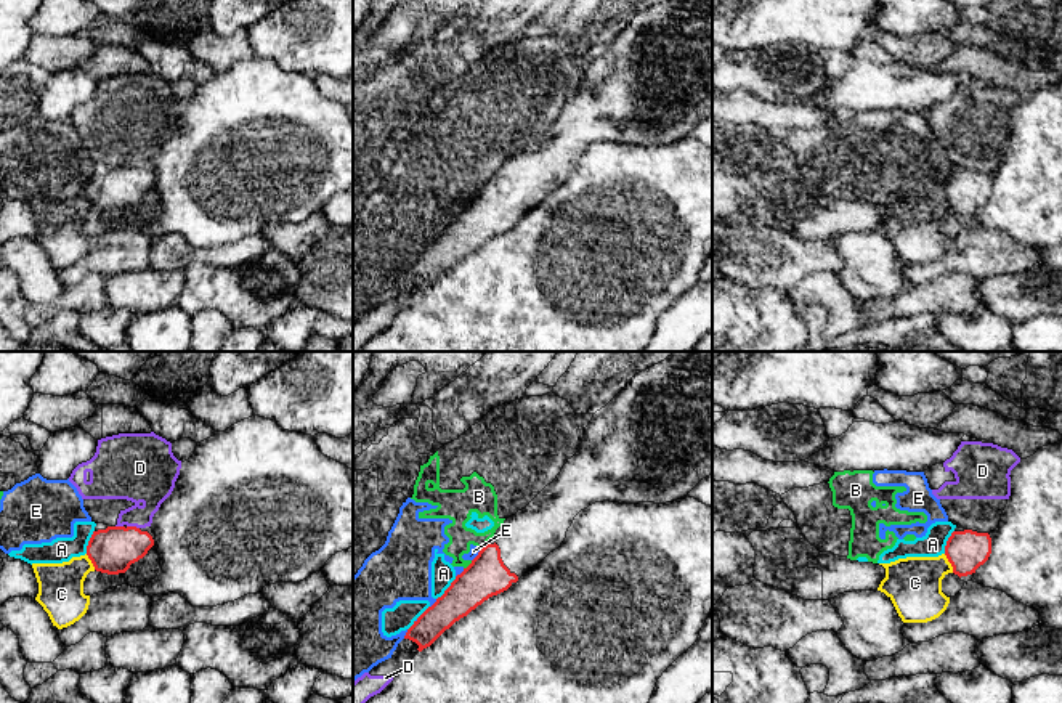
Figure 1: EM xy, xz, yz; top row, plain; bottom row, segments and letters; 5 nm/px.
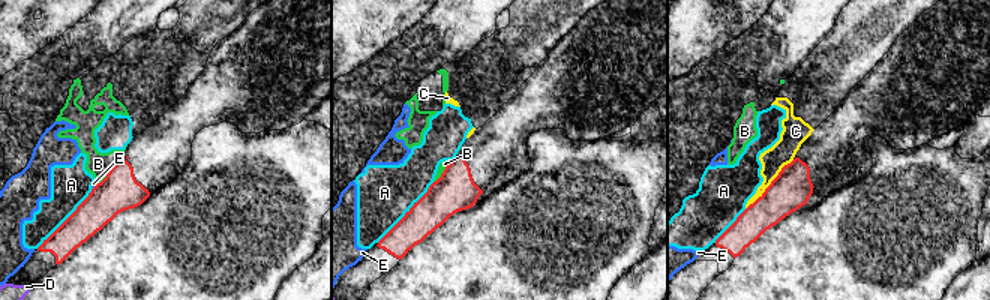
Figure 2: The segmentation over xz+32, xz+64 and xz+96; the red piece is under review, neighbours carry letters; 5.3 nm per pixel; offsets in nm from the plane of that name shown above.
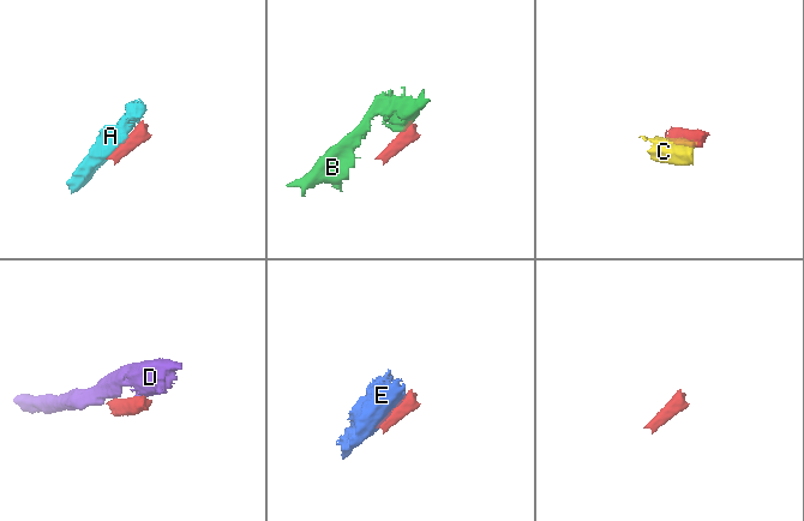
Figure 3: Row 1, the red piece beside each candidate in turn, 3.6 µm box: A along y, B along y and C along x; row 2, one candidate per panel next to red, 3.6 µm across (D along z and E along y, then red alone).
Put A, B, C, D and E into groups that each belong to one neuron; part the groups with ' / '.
A C / B E / D

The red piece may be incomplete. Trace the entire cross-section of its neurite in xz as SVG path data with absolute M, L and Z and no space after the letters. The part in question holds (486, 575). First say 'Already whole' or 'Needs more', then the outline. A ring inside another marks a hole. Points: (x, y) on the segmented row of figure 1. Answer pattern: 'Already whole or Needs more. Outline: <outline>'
Needs more. Outline: M674 352L635 374L586 427L581 449L525 509L504 520L472 563L407 629L395 652L430 647L456 621L515 586L558 549L574 517L595 502L674 502L712 473L712 352Z

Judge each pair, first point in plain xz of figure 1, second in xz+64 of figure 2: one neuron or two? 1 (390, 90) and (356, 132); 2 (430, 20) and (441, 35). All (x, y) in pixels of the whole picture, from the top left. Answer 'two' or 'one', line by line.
1: one
2: two

